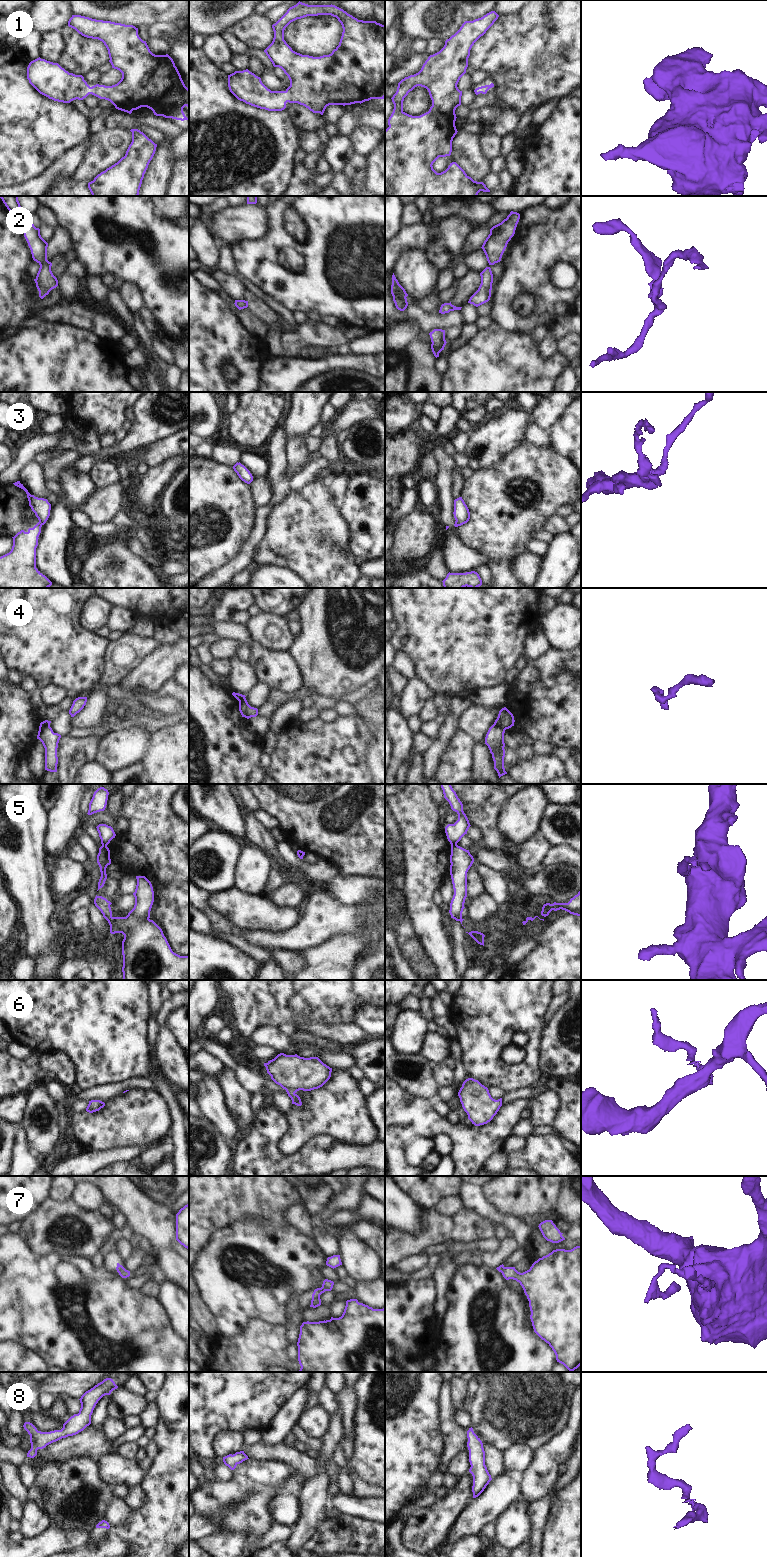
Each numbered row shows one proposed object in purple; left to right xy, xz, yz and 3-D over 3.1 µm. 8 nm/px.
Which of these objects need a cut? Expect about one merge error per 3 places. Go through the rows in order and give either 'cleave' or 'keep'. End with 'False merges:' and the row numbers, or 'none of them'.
1: keep
2: keep
3: cleave
4: cleave
5: cleave
6: keep
7: cleave
8: keep
False merges: 3, 4, 5, 7

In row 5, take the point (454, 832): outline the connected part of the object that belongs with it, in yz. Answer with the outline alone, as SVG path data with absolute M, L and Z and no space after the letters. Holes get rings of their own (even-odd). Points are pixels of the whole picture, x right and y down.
M440 784L444 798L449 802L451 809L458 814L458 820L454 824L445 827L445 833L451 846L457 845L461 838L467 834L471 826L466 814L463 811L463 804L453 790L451 784Z

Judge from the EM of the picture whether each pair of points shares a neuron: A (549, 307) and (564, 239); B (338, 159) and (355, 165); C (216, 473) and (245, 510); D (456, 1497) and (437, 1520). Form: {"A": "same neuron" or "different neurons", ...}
{"A": "same neuron", "B": "different neurons", "C": "same neuron", "D": "same neuron"}

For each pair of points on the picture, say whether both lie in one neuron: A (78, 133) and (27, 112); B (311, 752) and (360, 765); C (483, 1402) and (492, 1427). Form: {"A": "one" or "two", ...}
{"A": "one", "B": "one", "C": "one"}

